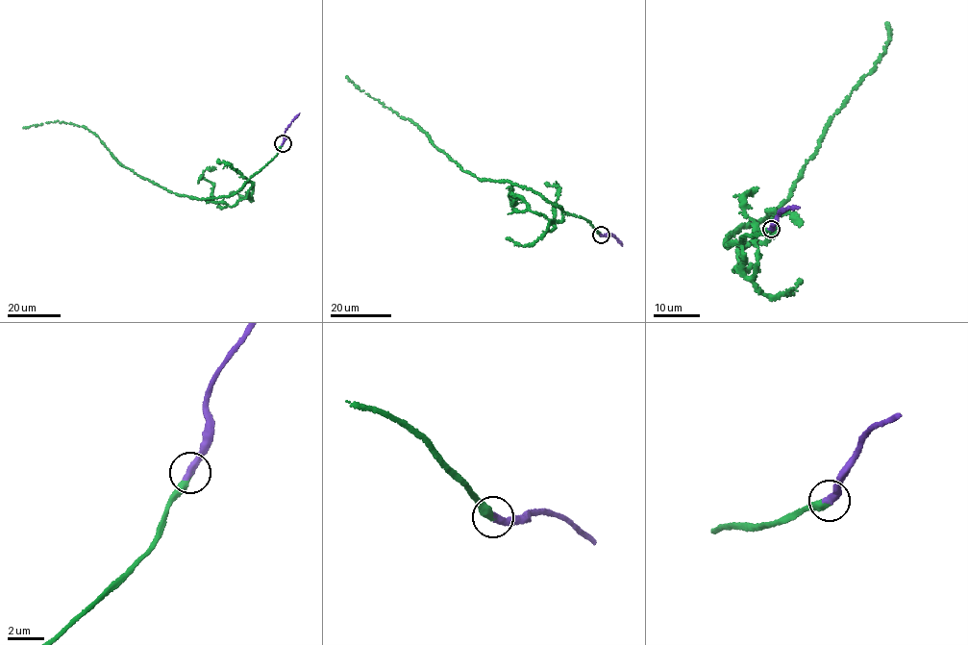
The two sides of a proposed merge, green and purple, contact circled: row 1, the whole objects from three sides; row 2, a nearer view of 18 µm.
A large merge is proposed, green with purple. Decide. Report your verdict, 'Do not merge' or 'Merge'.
Merge

